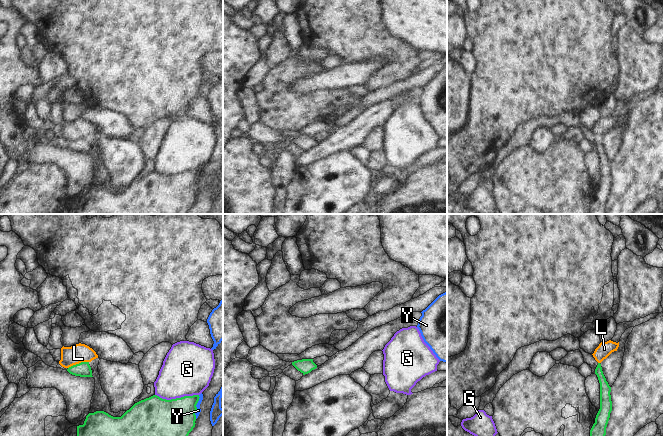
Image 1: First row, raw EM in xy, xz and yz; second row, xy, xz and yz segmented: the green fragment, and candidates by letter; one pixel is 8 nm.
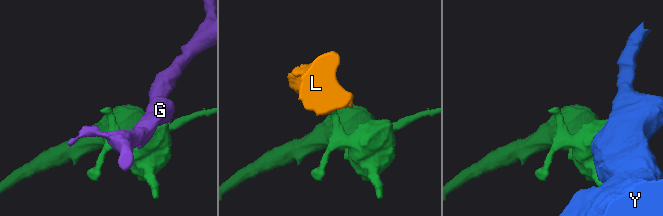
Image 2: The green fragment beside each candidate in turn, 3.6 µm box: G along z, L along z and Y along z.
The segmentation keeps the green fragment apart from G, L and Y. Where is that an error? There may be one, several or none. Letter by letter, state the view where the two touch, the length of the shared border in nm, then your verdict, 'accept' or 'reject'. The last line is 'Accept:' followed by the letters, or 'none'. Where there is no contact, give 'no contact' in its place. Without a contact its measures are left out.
G: contact in xy; length 360 nm; reject
L: contact in xy; length 180 nm; reject
Y: contact in xy; length 190 nm; reject
Accept: none

